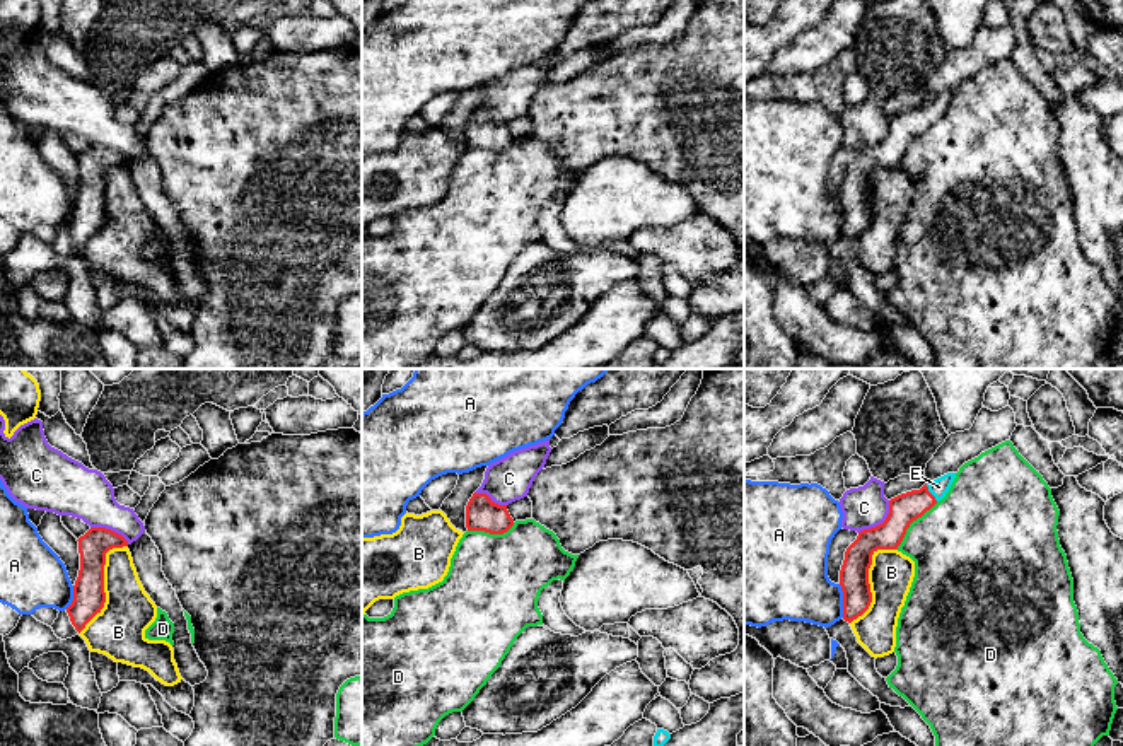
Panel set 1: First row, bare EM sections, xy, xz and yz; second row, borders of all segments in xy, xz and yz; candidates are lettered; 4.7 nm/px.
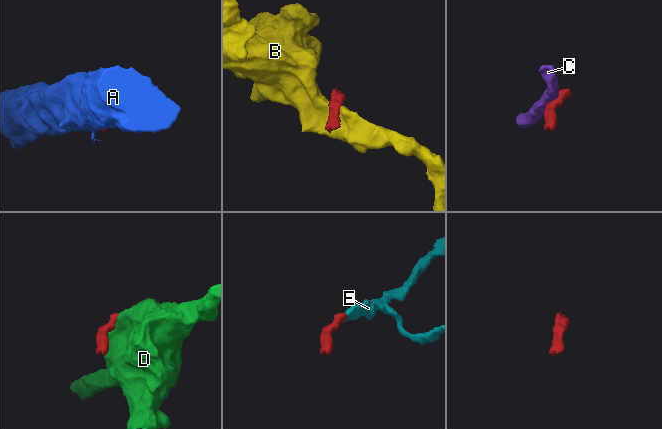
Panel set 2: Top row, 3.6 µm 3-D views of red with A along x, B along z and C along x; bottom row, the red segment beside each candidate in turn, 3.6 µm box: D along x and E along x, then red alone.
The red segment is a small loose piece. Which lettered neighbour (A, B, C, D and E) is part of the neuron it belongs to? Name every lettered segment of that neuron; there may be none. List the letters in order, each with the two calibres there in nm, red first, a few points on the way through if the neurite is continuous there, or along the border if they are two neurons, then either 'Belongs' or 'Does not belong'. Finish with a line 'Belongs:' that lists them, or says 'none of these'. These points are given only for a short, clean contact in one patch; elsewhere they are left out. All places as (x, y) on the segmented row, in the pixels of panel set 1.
A: Thickness 140 nm (red) against 320 nm. Boundary: yz (838, 584), (843, 617). Does not belong
B: Thickness 150 nm (red) against 260 nm. Does not belong
C: Thickness 140 nm (red) against 200 nm. Boundary: yz (890, 501), (886, 518), (859, 533). Does not belong
D: Thickness 140 nm (red) against 440 nm. Boundary: yz (937, 502), (910, 524), (896, 548). Does not belong
E: Thickness 140 nm (red) against 90 nm. Path across: yz (907, 507), (919, 502), (929, 492), (939, 487). Belongs
Belongs: E

